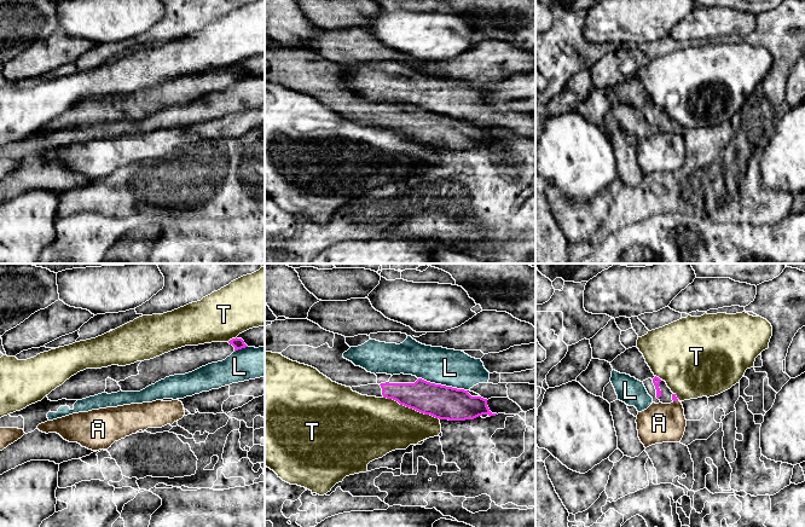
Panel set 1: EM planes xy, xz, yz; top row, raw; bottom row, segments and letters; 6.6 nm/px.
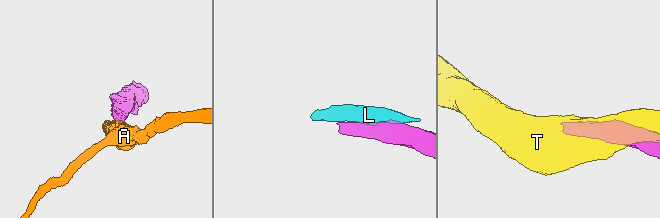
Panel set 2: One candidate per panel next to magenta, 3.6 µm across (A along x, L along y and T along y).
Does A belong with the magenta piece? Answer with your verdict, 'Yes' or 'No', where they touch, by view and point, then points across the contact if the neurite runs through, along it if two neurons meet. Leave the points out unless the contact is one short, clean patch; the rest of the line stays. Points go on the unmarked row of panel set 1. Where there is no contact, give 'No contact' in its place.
No. Touches magenta at yz (675, 129). Boundary: yz (677, 128), (673, 131)

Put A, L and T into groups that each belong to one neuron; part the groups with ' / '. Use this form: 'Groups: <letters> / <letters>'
Groups: A / L / T

